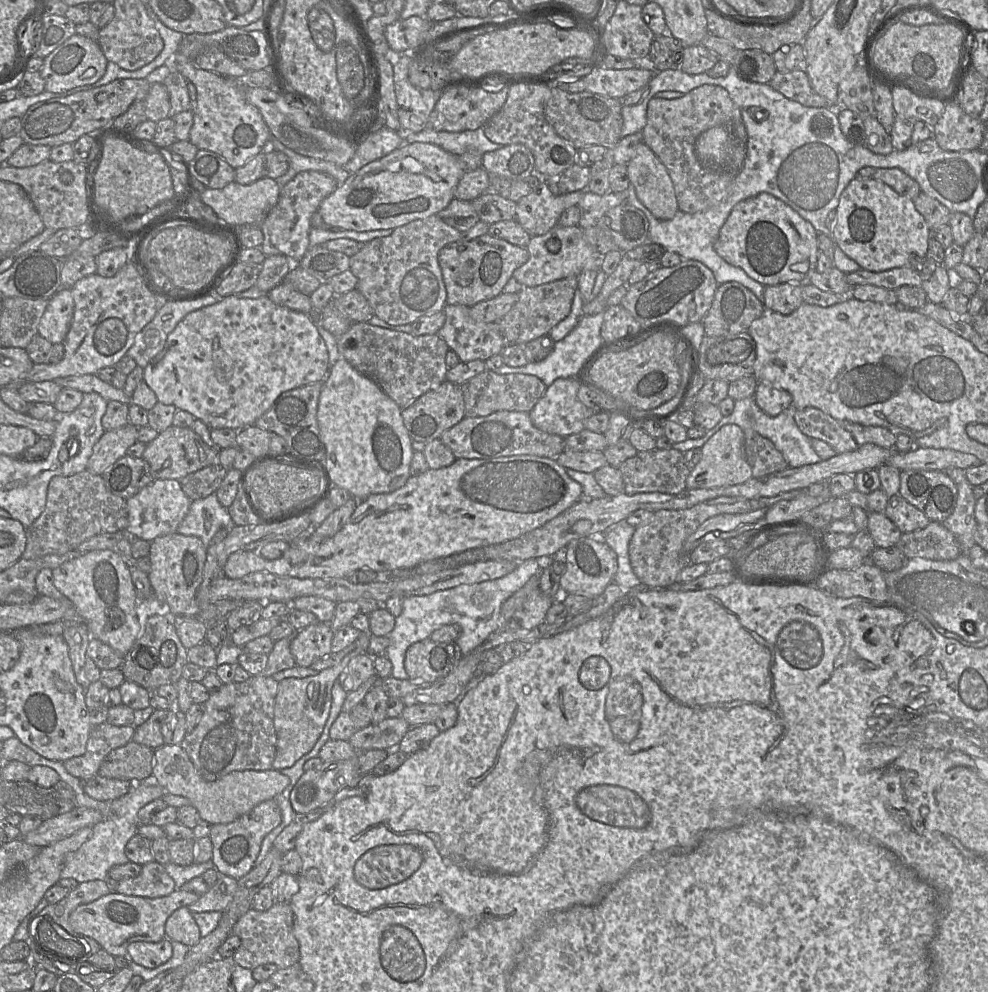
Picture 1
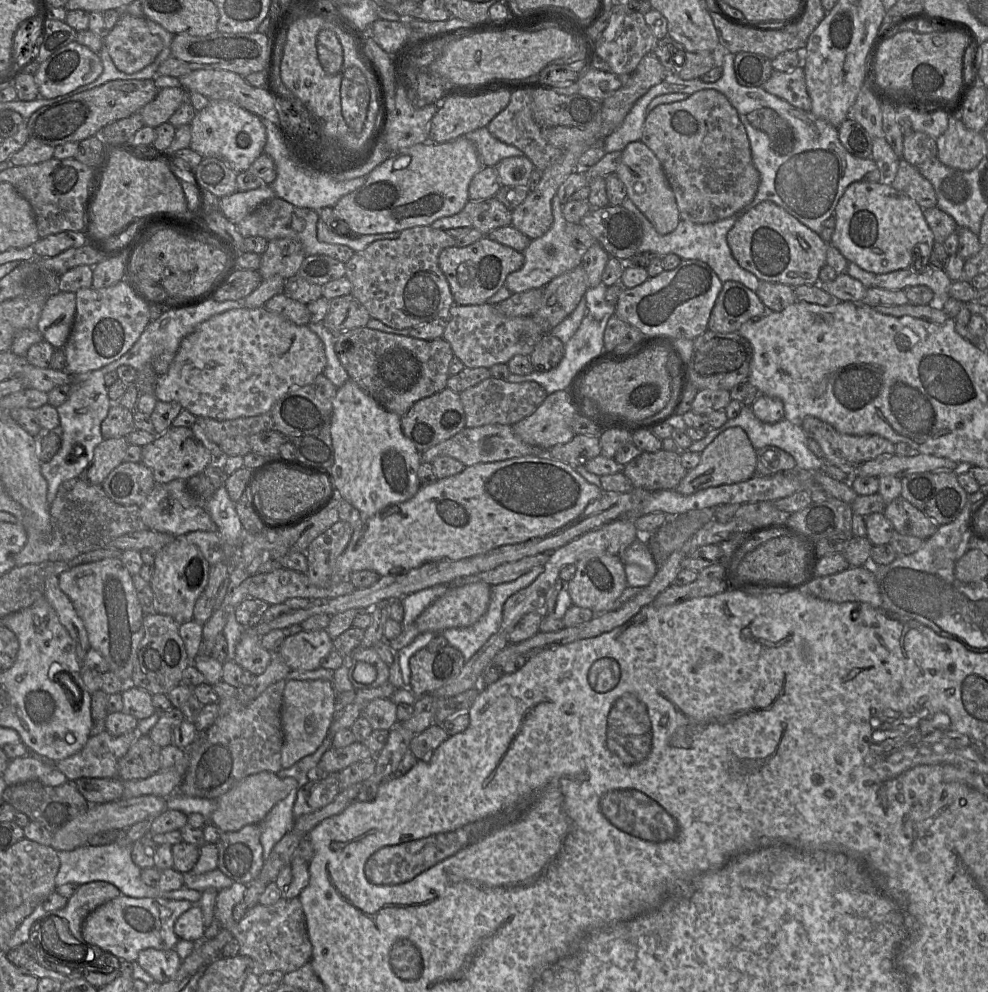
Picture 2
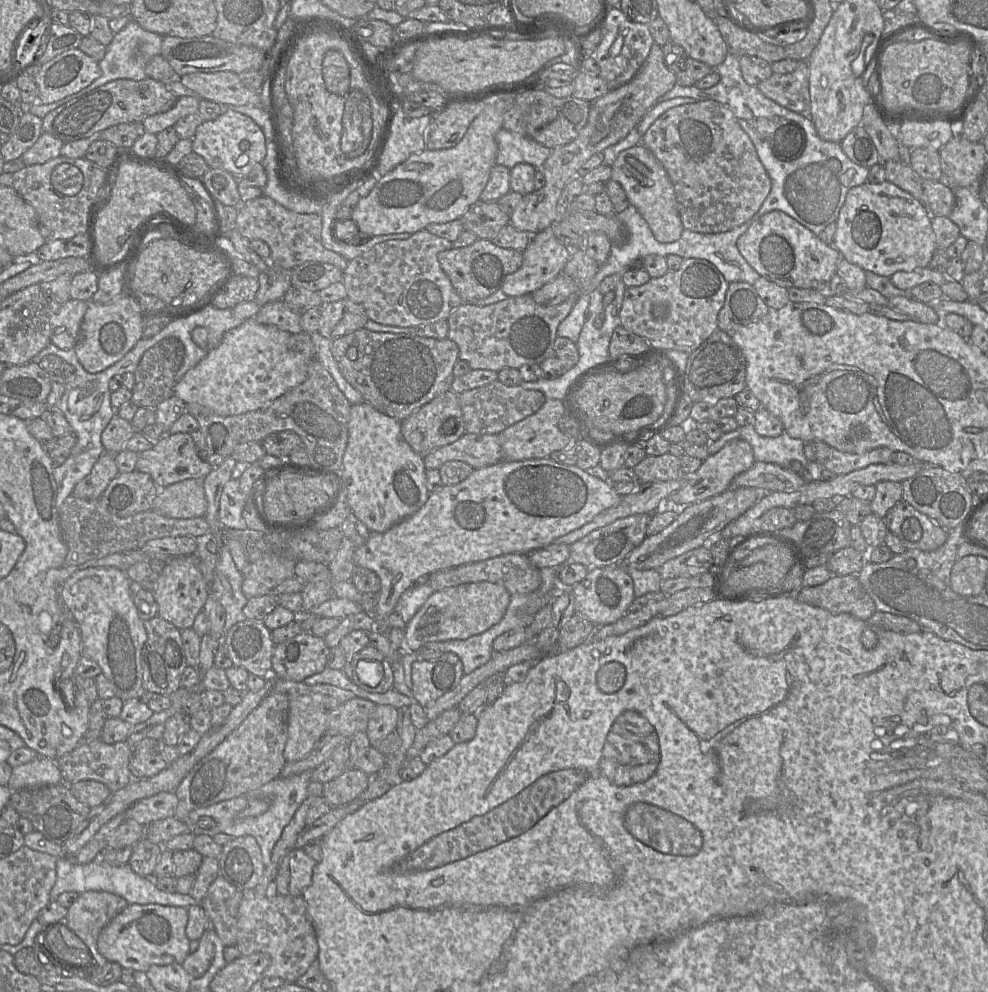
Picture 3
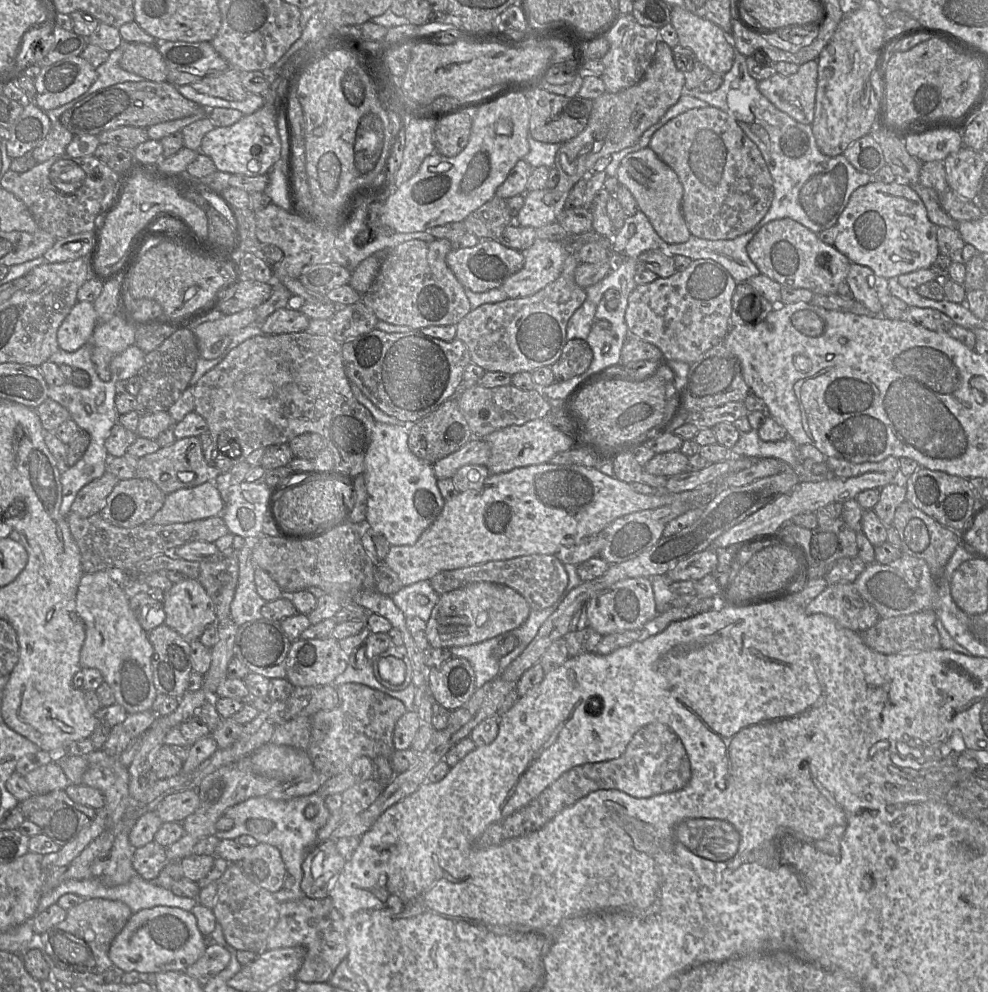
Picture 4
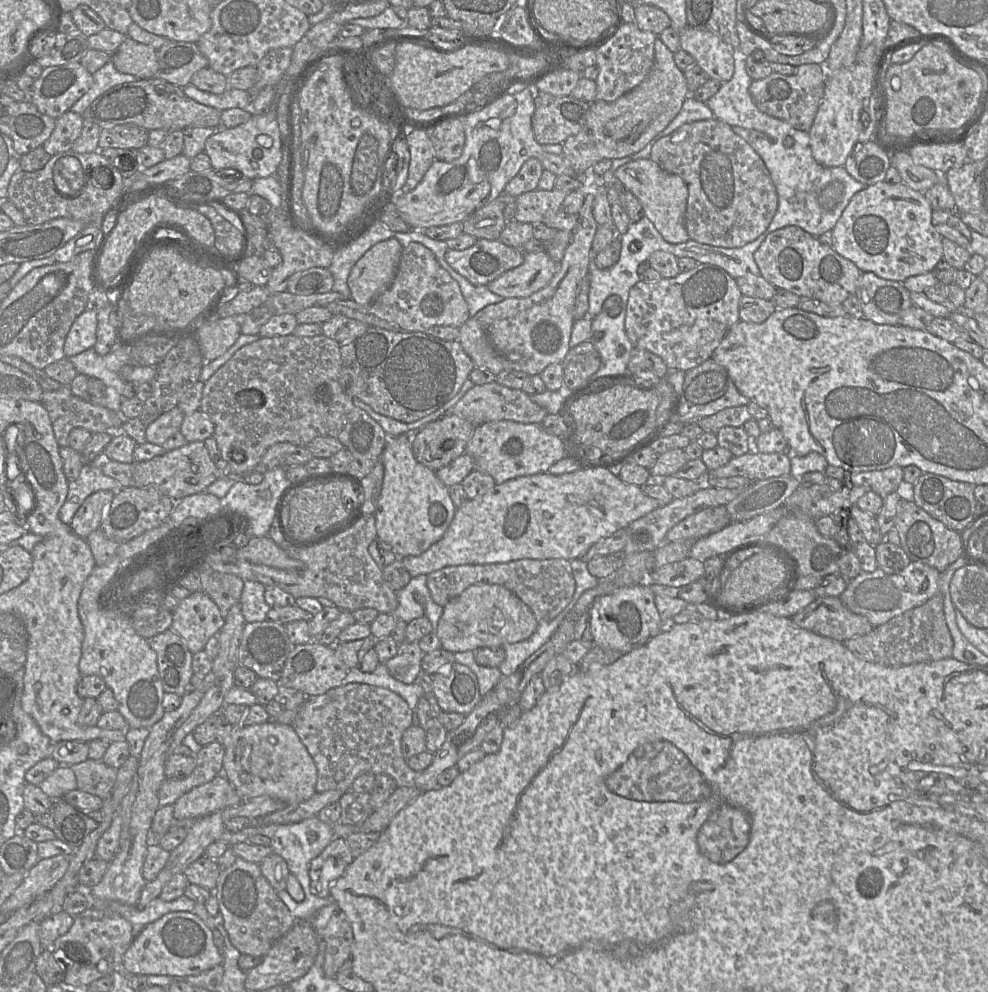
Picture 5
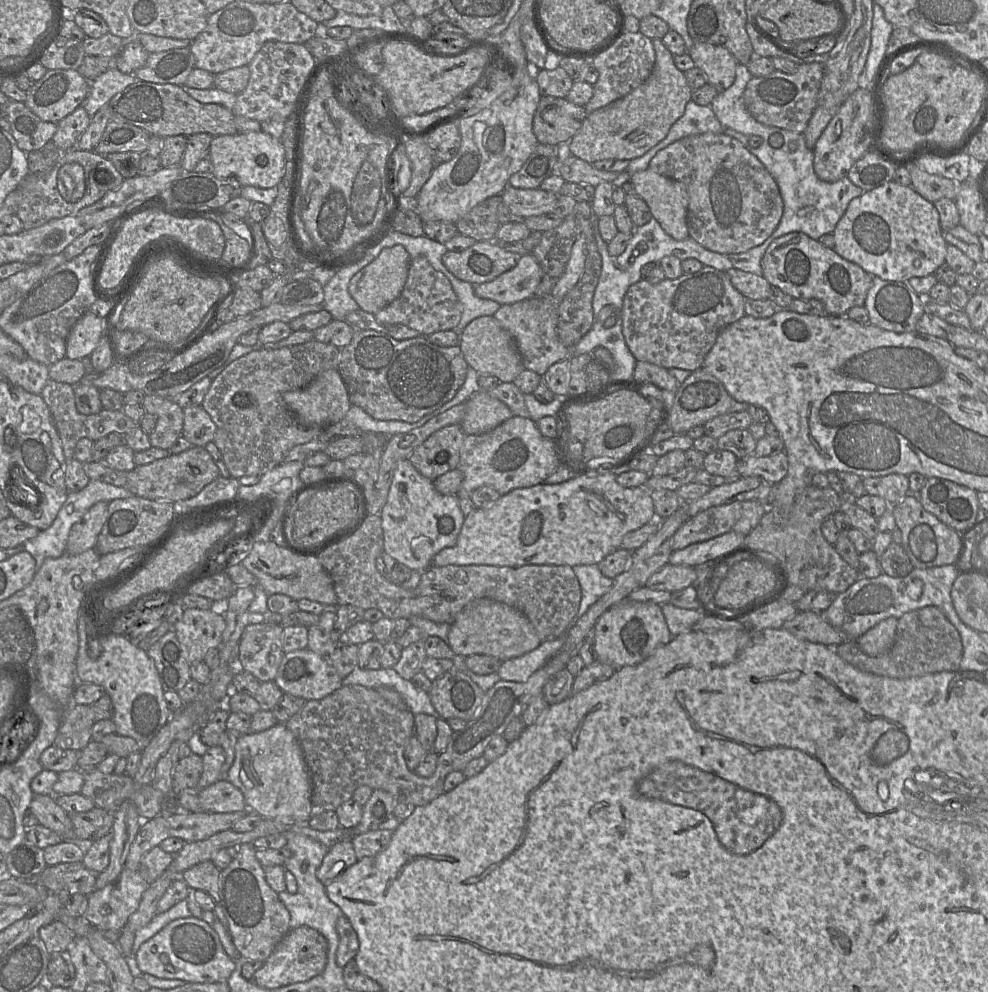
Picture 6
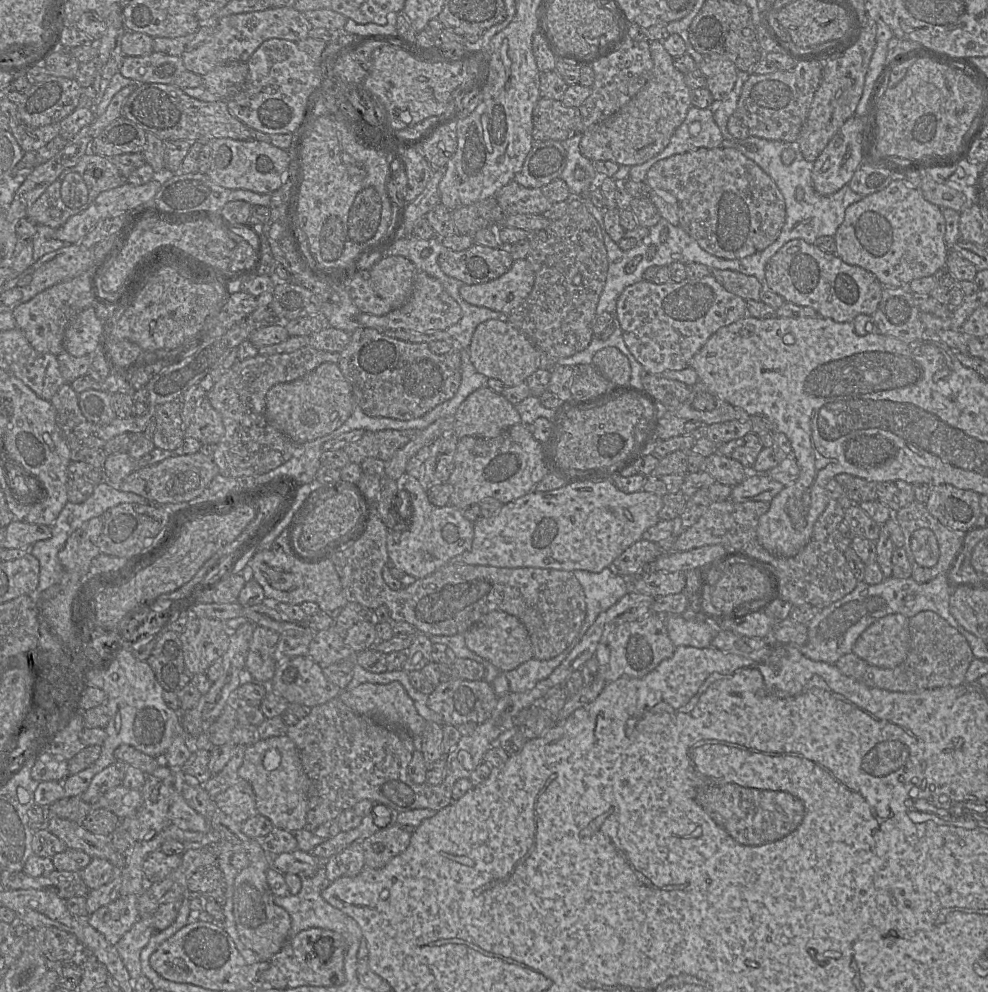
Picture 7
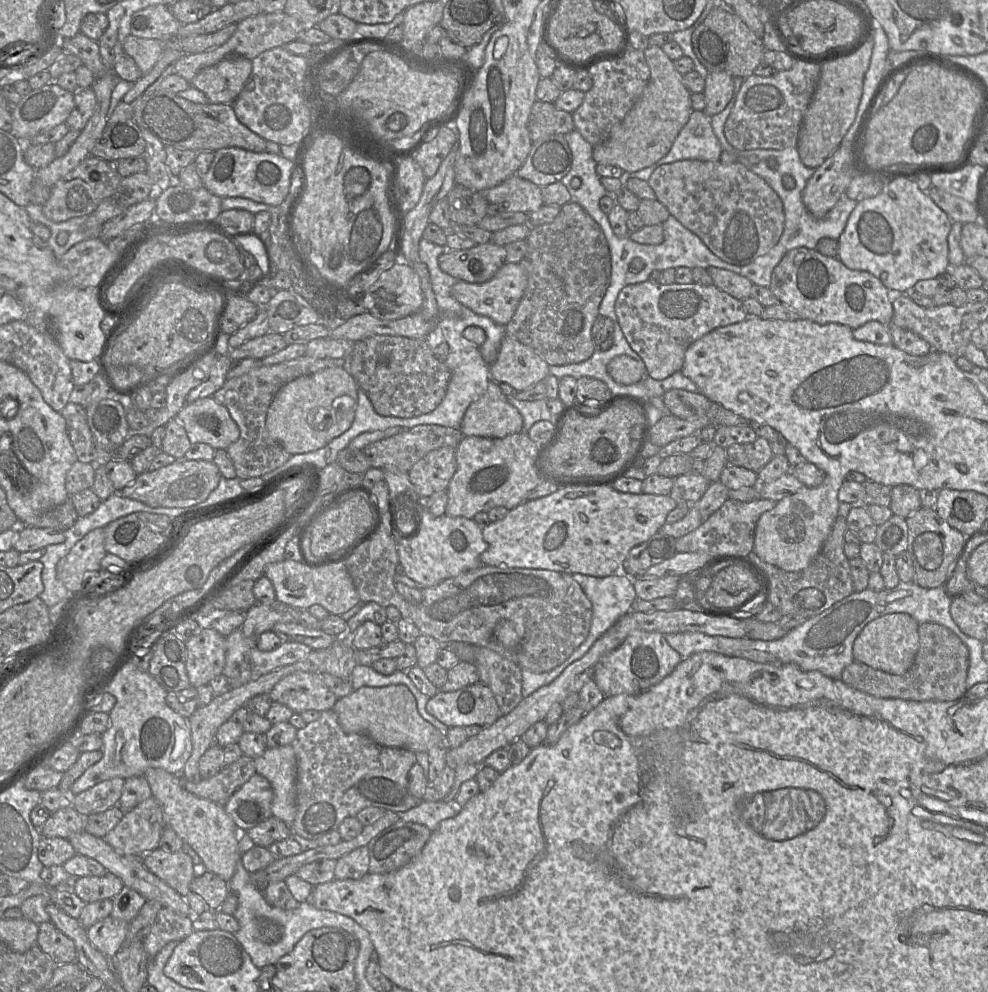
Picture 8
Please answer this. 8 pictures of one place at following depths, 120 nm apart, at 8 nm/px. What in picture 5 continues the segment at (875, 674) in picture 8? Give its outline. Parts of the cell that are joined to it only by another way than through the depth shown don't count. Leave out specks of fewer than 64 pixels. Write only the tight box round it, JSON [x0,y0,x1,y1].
[845,594,953,667]

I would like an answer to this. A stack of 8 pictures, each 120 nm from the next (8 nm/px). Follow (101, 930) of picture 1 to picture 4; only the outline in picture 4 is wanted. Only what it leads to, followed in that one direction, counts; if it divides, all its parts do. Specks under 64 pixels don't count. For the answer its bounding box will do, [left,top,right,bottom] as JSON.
[109,906,207,974]

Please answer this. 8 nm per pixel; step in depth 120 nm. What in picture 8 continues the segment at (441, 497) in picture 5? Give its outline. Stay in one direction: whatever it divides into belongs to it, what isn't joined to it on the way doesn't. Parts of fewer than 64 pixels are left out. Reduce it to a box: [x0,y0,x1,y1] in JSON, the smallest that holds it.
[396,499,487,588]

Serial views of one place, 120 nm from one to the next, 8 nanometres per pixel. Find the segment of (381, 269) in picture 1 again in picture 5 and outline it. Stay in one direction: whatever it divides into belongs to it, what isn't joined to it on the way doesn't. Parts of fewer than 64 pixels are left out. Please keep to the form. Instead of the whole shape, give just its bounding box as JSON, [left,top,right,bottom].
[368,242,470,332]

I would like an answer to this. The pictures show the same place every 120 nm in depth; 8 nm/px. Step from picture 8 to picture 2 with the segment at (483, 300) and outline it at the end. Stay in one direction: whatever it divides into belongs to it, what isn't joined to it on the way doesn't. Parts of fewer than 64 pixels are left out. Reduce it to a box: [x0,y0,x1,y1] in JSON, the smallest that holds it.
[505,194,582,293]

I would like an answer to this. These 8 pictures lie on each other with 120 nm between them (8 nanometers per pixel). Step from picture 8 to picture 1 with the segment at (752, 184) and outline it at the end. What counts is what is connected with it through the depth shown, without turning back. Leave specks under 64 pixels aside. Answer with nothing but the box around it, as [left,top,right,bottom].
[643,85,747,214]

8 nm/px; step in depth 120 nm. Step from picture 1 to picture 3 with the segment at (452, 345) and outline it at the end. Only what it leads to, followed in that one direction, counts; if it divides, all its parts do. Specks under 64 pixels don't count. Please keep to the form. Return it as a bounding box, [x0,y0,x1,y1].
[447,294,578,371]

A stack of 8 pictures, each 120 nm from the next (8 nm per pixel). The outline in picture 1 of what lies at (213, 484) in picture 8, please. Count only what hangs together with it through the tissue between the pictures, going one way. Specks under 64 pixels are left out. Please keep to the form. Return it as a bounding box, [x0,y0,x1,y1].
[142,426,222,480]

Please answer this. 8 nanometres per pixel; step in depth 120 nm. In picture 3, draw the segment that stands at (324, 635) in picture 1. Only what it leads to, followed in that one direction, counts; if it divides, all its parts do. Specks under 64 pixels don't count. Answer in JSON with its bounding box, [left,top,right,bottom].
[272,632,329,682]

